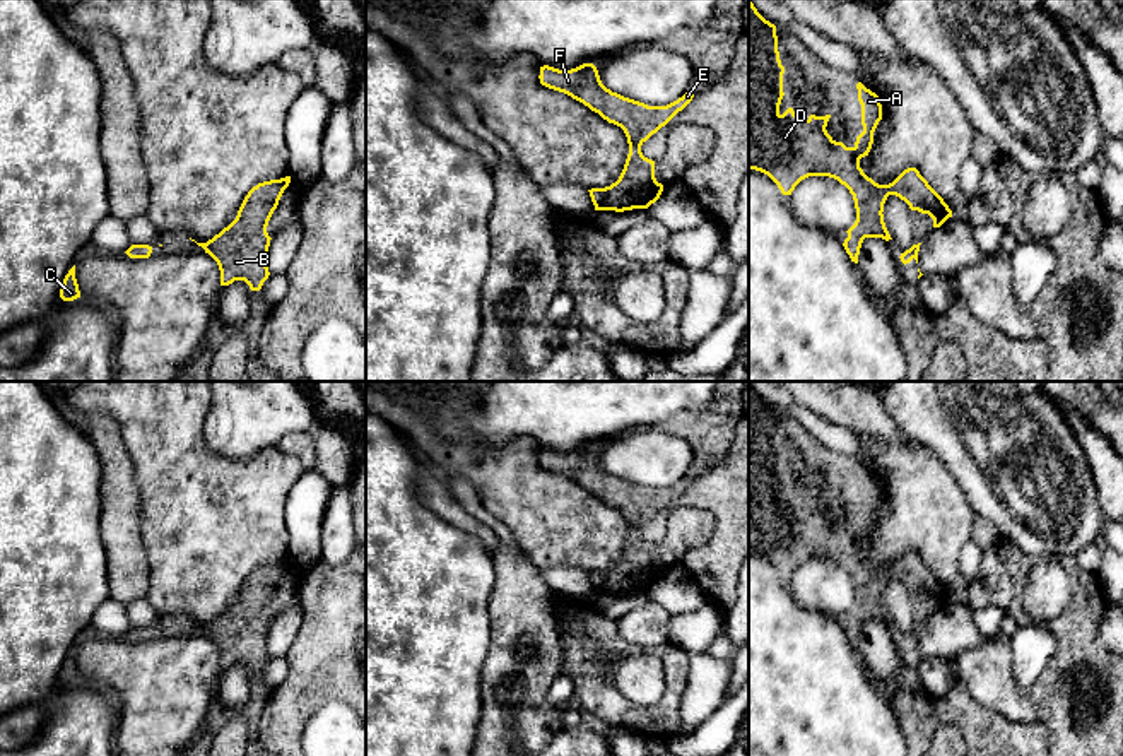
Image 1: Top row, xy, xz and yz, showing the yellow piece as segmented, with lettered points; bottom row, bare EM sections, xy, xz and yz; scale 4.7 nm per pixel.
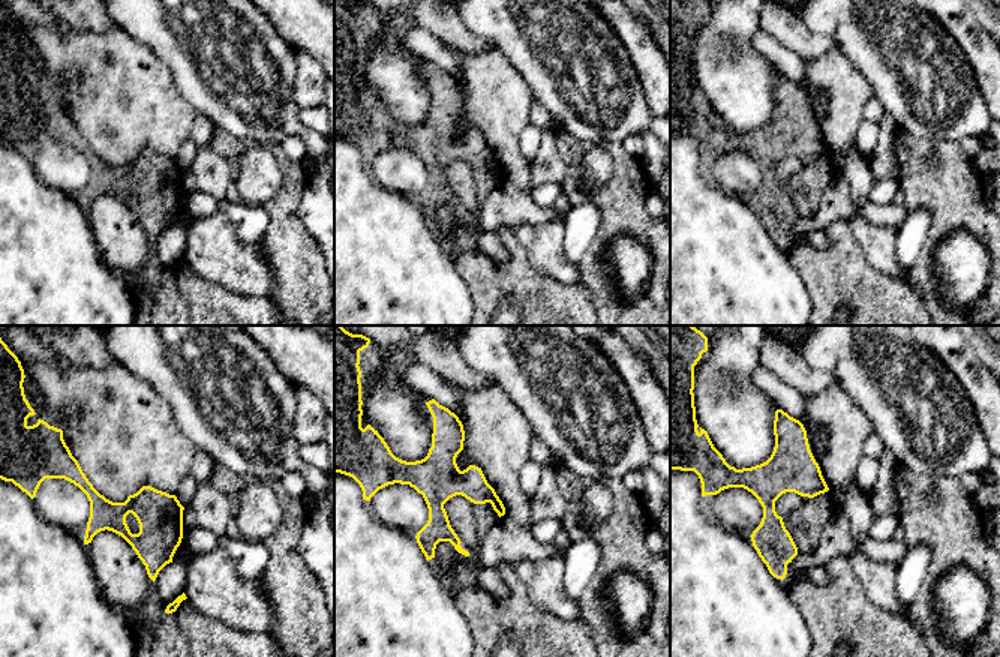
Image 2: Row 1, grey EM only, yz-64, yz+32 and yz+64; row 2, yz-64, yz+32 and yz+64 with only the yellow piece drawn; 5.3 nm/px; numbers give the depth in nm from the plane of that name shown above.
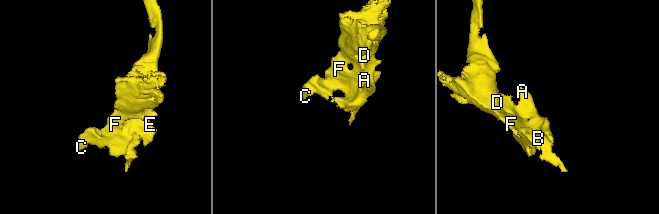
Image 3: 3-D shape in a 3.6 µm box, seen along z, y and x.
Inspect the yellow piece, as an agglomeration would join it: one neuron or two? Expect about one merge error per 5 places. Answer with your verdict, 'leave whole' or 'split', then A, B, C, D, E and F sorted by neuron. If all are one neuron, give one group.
leave whole; A B C D E F

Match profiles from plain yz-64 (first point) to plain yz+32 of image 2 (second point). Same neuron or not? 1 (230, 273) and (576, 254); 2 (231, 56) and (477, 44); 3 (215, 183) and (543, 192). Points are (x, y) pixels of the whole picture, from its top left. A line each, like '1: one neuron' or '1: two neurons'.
1: two neurons
2: two neurons
3: two neurons

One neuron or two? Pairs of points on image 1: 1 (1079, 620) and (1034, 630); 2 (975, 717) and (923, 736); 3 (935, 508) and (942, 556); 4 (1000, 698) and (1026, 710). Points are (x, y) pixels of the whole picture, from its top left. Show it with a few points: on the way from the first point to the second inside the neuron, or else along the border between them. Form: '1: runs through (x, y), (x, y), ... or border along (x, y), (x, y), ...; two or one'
1: border along (1045, 623), (1055, 638), (1055, 652), (1046, 667); two
2: runs through (961, 717), (939, 717), (934, 722); one
3: runs through (935, 520), (939, 544); one
4: runs through (1007, 698), (1019, 707); one

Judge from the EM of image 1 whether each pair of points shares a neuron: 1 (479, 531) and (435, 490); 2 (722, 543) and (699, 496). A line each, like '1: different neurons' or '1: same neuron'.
1: same neuron
2: same neuron

